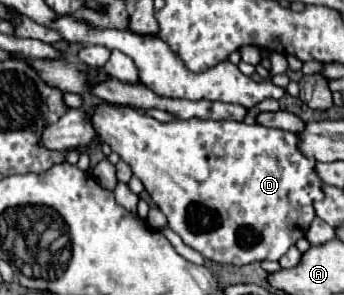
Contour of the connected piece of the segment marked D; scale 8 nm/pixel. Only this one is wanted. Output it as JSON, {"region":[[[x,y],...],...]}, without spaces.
{"region":[[[97,105],[91,115],[99,139],[109,143],[141,179],[151,199],[165,213],[169,227],[185,245],[215,263],[249,265],[255,261],[279,261],[299,237],[307,233],[307,223],[315,217],[313,201],[323,199],[321,179],[315,175],[315,159],[299,155],[291,131],[247,125],[237,121],[171,121],[159,123],[133,107]]]}

